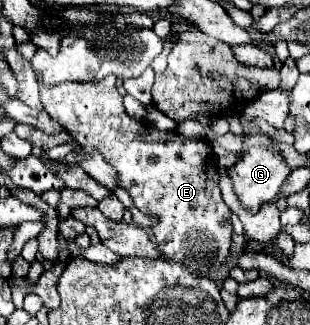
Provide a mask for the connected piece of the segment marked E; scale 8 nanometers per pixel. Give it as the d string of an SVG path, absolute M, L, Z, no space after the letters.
M106 75L102 81L54 87L40 83L40 97L46 113L68 129L82 149L98 149L114 165L120 187L132 195L134 205L160 219L152 235L164 259L182 263L194 273L218 269L228 259L232 211L220 197L218 167L208 143L186 139L174 131L160 131L148 121L130 117L124 111L114 75Z

